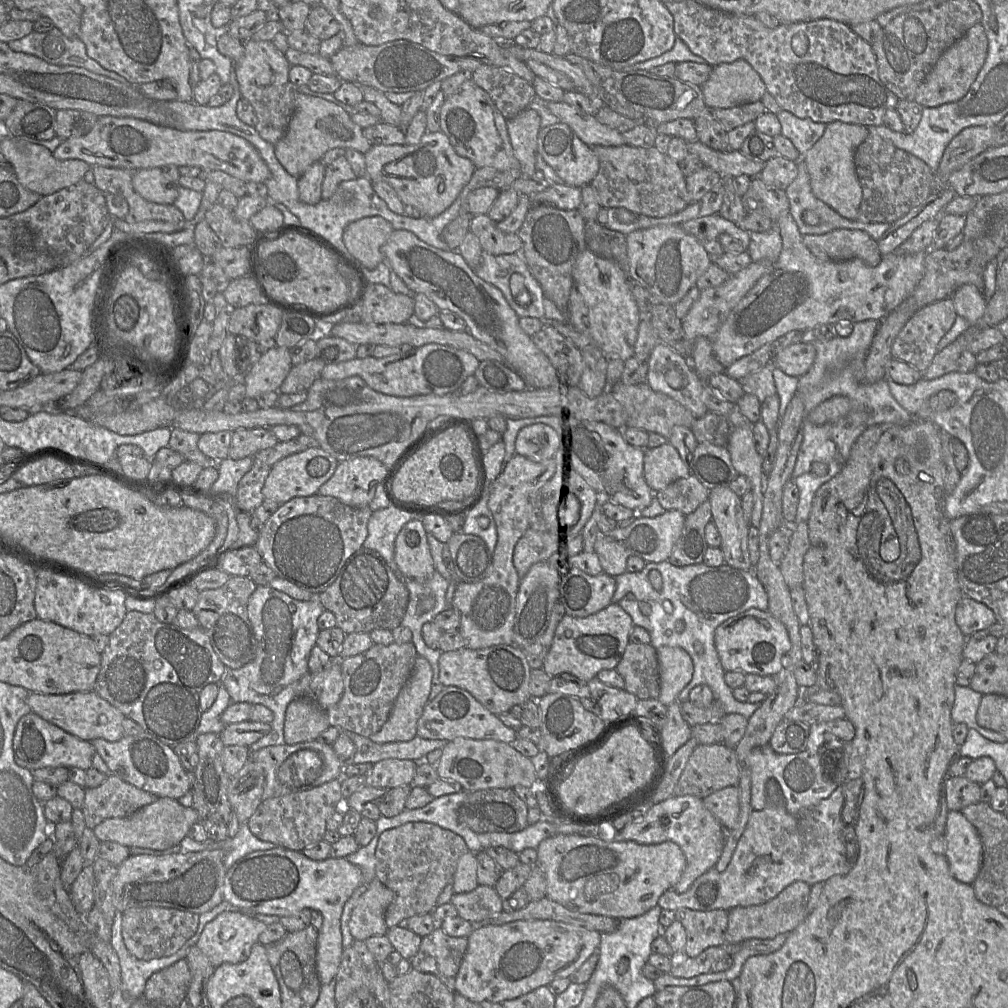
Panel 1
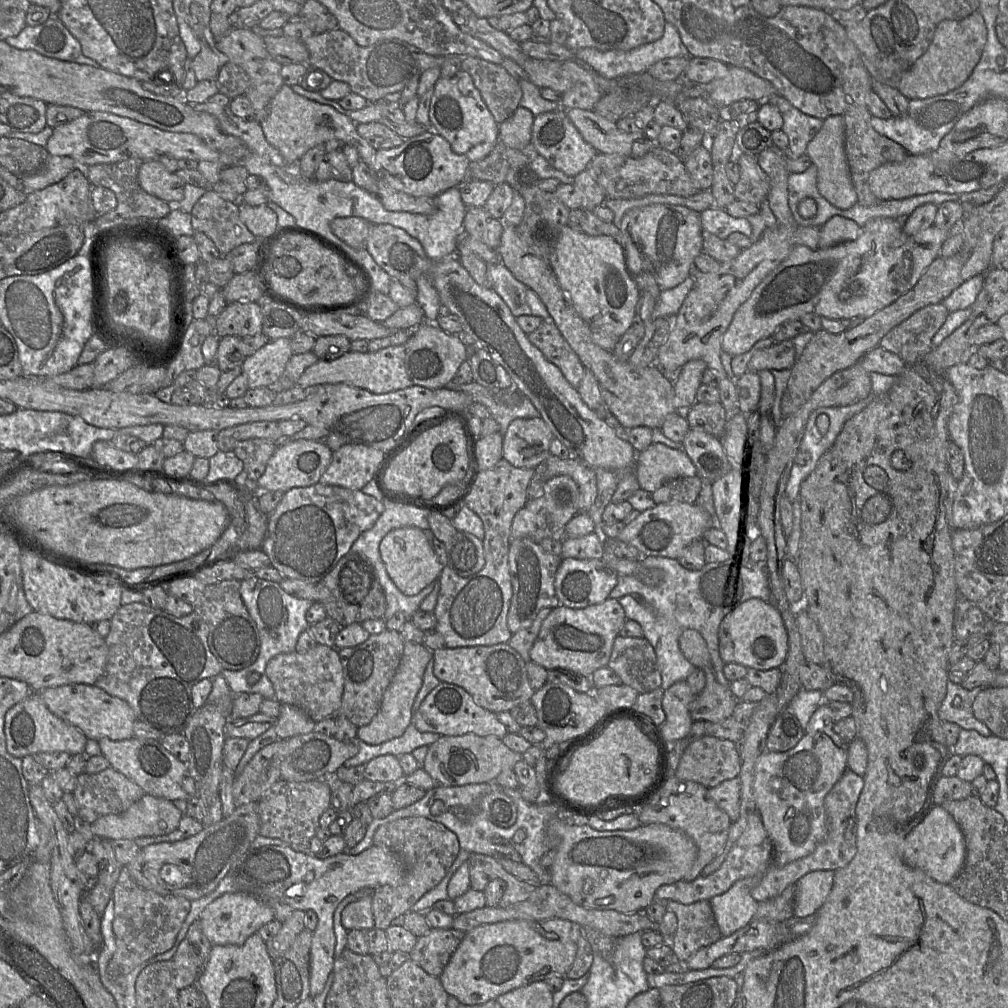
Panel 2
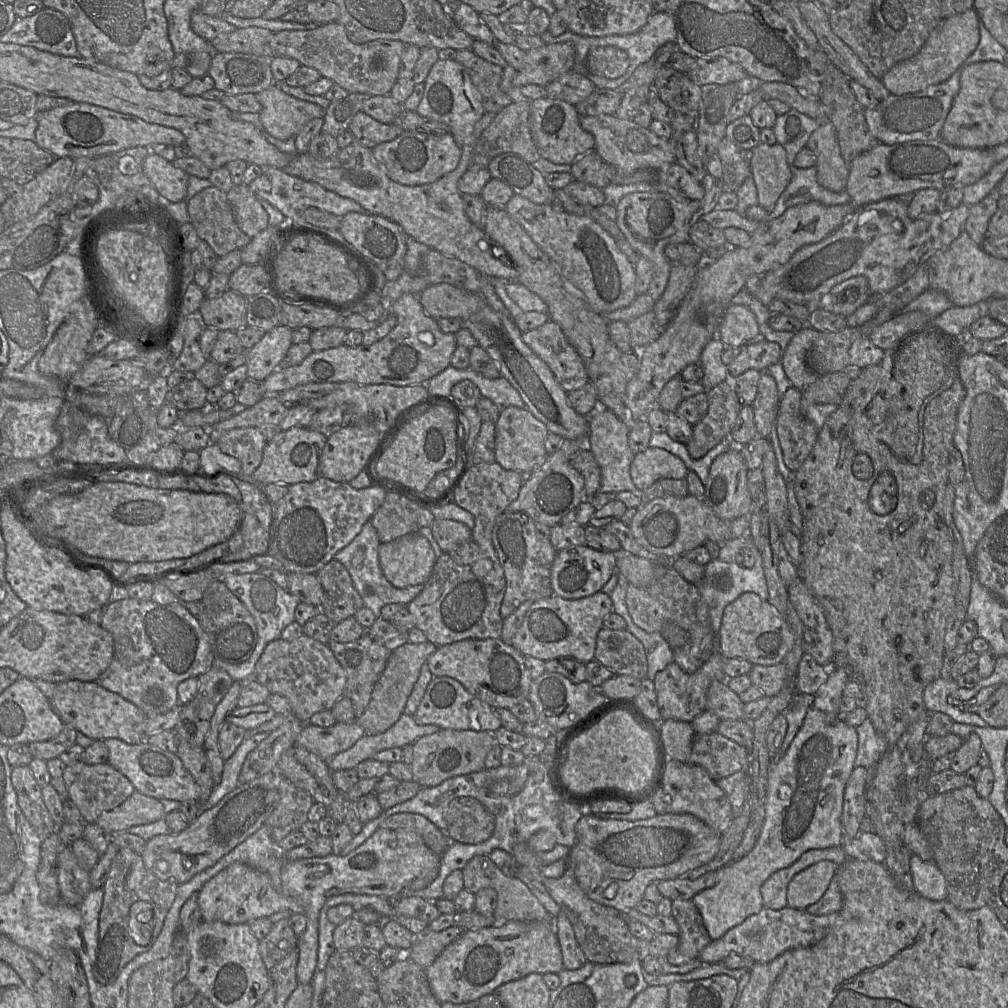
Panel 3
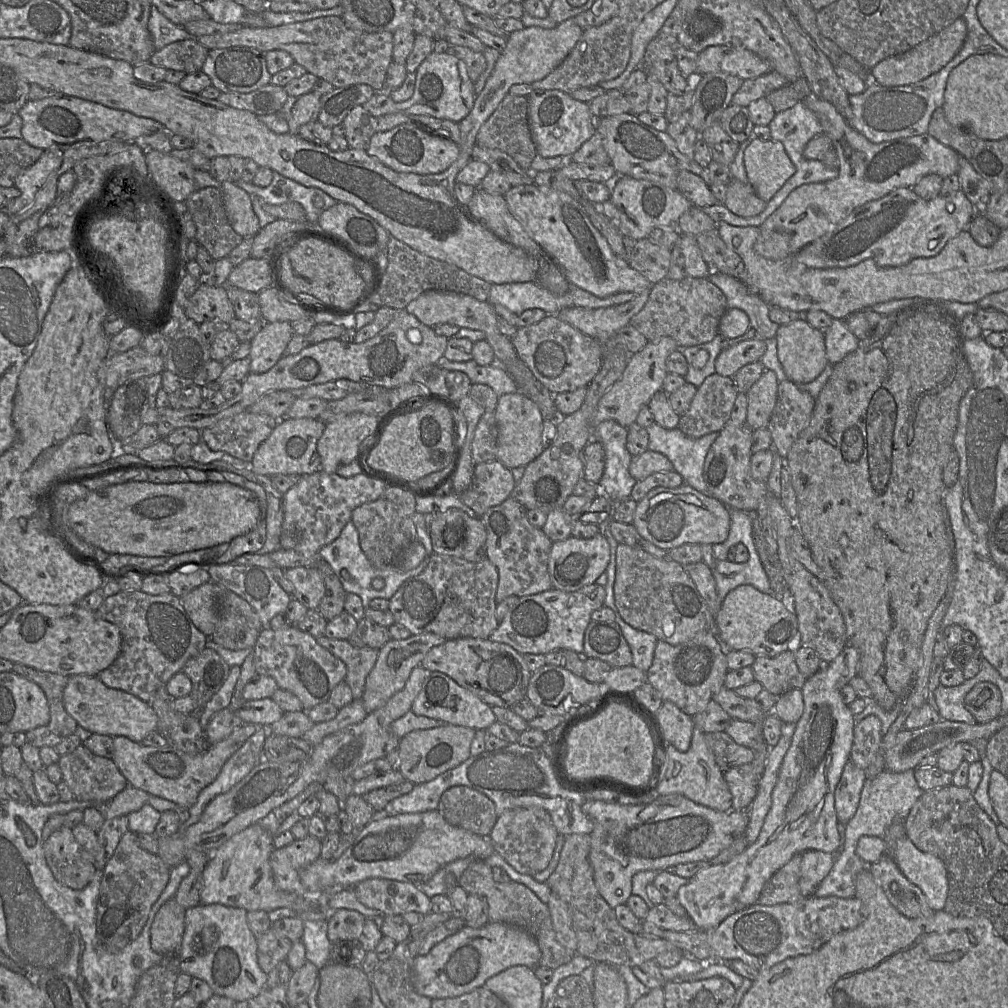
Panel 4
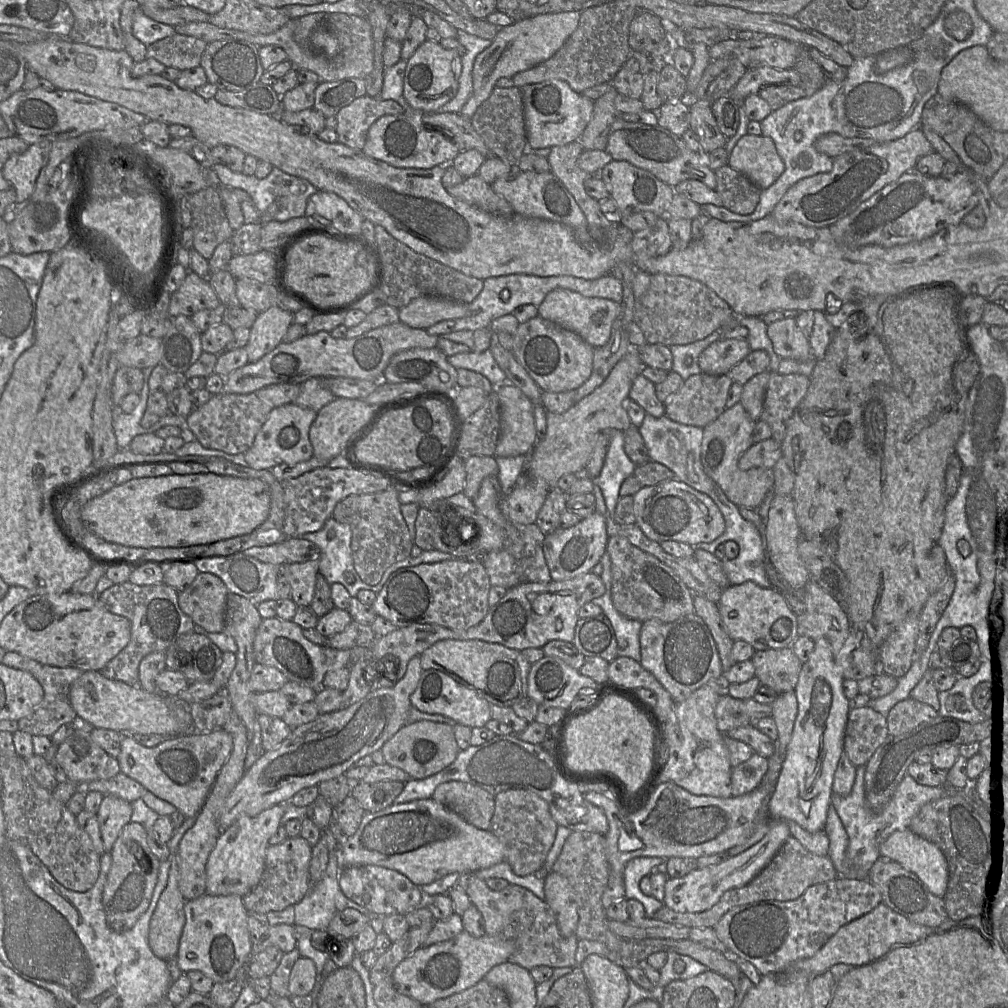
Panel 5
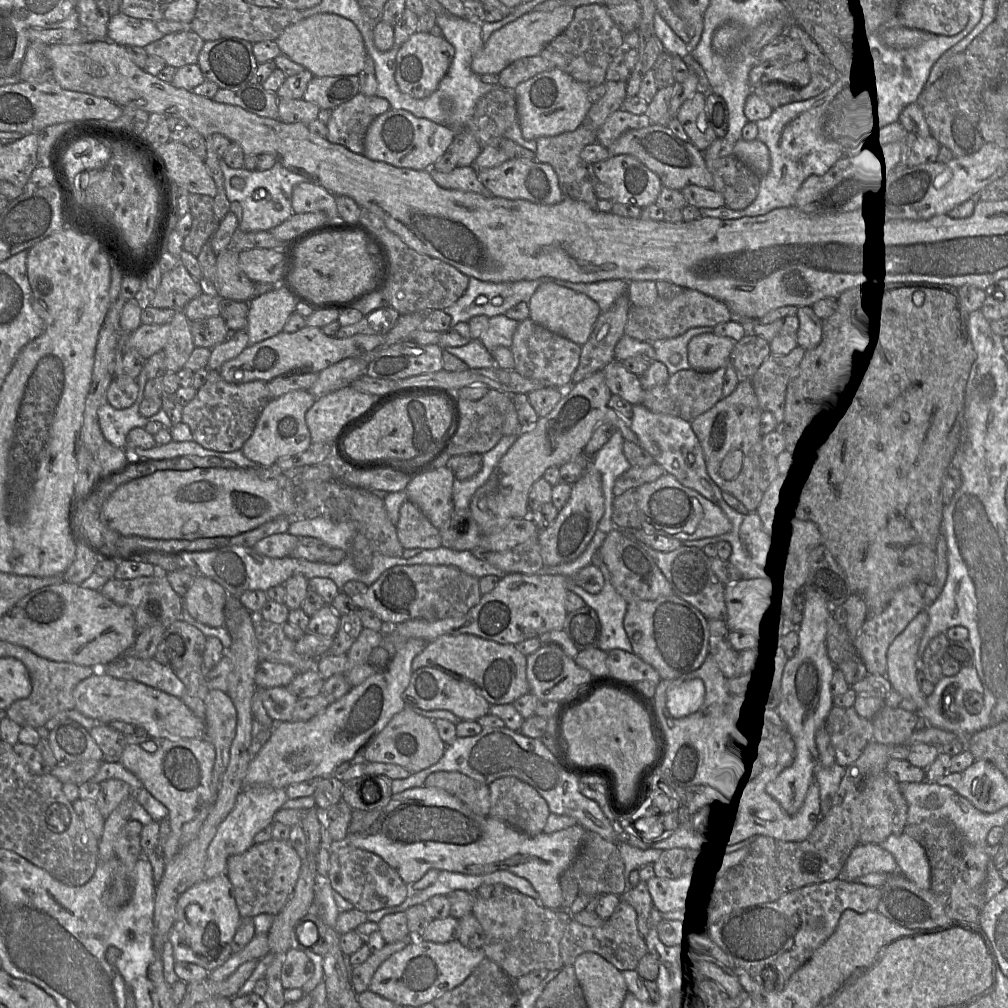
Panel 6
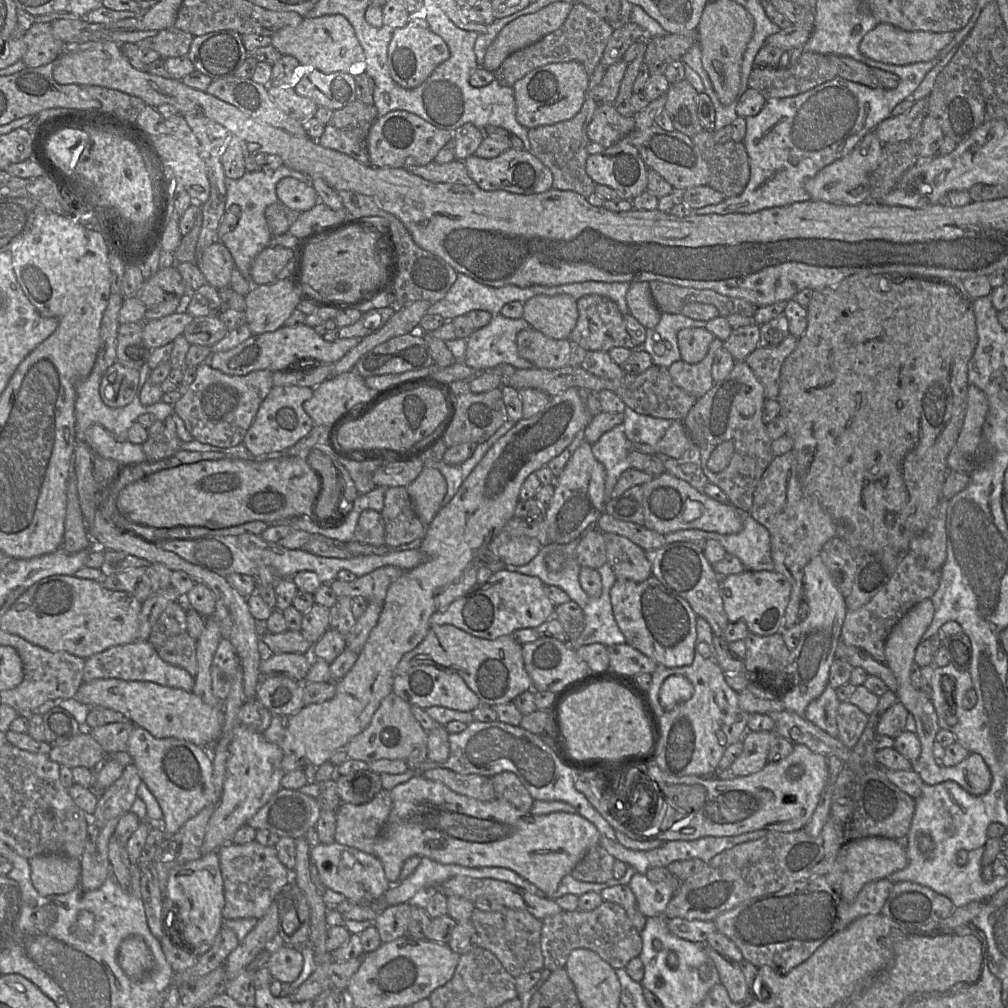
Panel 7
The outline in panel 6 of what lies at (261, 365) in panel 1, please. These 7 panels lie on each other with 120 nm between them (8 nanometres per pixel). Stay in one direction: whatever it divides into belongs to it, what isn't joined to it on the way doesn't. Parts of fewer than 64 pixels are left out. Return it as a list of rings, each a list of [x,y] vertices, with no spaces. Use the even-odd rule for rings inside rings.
[[[279,283],[269,291],[254,296],[249,301],[247,314],[249,345],[282,332],[296,305],[297,302]]]

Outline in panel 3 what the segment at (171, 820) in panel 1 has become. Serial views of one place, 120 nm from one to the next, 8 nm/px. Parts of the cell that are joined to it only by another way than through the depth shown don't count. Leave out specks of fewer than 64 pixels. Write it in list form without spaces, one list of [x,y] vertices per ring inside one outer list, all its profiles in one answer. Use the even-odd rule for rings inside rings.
[[[135,791],[120,806],[101,813],[96,824],[114,834],[164,819],[166,814],[161,800]]]

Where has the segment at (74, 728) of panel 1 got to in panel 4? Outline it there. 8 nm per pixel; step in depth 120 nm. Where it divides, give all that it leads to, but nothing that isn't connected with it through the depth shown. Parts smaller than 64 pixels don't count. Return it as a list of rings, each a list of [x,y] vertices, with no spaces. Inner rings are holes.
[[[98,676],[69,677],[63,693],[63,703],[65,710],[78,725],[92,734],[125,736],[141,743],[148,735],[158,730],[158,716],[149,703],[122,690],[106,686]]]

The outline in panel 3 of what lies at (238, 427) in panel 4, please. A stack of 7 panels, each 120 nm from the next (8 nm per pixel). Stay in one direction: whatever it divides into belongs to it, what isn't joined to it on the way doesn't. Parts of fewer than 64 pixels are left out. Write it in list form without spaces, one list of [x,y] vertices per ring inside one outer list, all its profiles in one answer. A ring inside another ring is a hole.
[[[273,425],[235,428],[222,434],[216,444],[241,462],[241,474],[251,476],[261,463],[263,449],[278,430]]]

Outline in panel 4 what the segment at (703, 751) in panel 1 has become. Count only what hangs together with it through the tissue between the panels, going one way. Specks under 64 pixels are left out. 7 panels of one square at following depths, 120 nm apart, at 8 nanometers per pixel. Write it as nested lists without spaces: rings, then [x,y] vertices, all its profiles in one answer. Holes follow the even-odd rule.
[[[725,731],[706,733],[705,740],[723,773],[751,763],[756,758],[756,753],[752,749],[737,744]]]

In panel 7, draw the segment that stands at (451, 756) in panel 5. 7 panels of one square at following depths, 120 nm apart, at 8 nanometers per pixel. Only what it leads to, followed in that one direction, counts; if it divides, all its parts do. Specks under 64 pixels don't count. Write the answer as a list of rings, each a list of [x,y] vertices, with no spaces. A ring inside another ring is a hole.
[[[393,691],[387,695],[375,711],[370,724],[356,735],[344,751],[350,759],[371,763],[380,759],[404,760],[408,767],[419,766],[427,759],[428,732],[420,725],[411,712],[411,705]]]

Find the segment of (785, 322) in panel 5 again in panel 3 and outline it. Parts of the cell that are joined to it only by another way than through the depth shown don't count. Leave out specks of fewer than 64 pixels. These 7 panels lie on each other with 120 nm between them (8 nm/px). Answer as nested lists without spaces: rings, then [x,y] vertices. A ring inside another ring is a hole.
[[[806,323],[801,330],[795,332],[783,351],[781,362],[785,373],[792,385],[801,391],[804,391],[821,376],[808,366],[806,359],[807,352],[818,334],[819,331]]]

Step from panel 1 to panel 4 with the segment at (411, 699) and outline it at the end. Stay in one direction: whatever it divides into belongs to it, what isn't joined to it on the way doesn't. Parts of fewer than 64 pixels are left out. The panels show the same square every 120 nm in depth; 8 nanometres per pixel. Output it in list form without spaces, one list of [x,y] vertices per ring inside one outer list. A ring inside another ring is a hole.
[[[432,632],[412,635],[403,640],[390,640],[381,649],[375,666],[366,679],[365,690],[362,697],[364,708],[367,714],[383,707],[387,701],[396,693],[401,691],[413,669],[421,665],[427,653],[436,646],[447,641],[446,638]]]

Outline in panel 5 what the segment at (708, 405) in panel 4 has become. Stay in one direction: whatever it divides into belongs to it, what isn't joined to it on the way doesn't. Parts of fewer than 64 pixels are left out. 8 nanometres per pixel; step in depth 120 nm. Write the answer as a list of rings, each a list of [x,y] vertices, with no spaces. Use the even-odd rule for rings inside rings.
[[[695,374],[684,380],[680,389],[670,395],[665,405],[665,415],[671,420],[690,426],[705,428],[716,420],[727,408],[729,390],[734,380],[729,374]]]

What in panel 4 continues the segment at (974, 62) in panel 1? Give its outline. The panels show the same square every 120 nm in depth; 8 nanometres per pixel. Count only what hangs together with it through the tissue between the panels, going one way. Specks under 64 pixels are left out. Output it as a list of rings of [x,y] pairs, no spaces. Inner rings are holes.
[[[963,17],[909,51],[888,57],[870,69],[871,79],[882,86],[904,86],[917,83],[942,69],[961,49],[967,36]]]

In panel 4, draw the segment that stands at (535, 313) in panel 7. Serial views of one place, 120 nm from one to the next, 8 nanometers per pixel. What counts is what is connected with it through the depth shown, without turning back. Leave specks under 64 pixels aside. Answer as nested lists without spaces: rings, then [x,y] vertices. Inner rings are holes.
[[[650,288],[628,302],[610,307],[566,307],[559,310],[556,316],[600,343],[610,342],[615,334],[643,309],[649,294]]]

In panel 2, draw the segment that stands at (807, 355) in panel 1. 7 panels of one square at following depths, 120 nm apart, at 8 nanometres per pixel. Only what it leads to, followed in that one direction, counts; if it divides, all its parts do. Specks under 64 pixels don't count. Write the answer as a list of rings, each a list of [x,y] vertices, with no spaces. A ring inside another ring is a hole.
[[[791,340],[773,343],[770,347],[758,350],[748,363],[748,370],[791,369],[797,360],[794,344]]]

